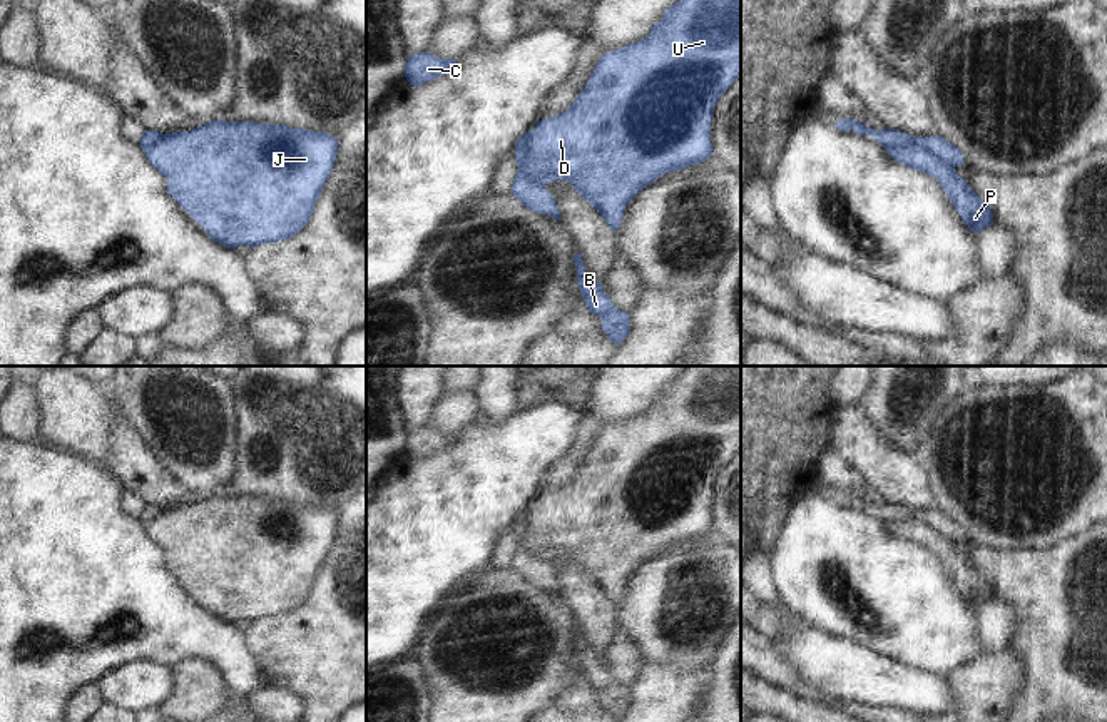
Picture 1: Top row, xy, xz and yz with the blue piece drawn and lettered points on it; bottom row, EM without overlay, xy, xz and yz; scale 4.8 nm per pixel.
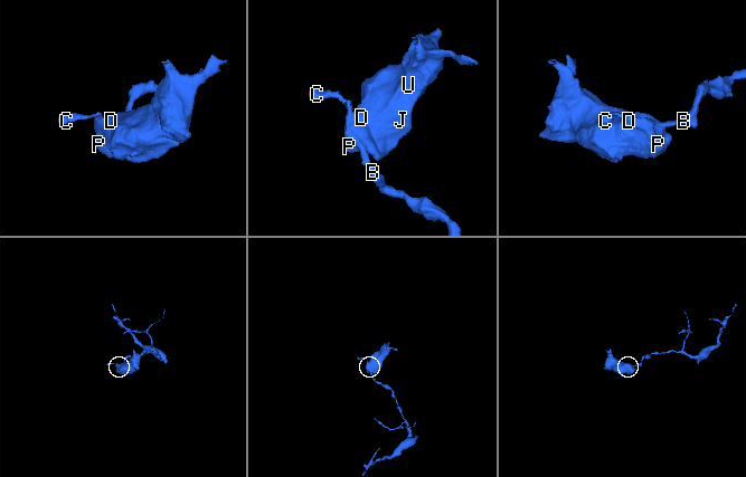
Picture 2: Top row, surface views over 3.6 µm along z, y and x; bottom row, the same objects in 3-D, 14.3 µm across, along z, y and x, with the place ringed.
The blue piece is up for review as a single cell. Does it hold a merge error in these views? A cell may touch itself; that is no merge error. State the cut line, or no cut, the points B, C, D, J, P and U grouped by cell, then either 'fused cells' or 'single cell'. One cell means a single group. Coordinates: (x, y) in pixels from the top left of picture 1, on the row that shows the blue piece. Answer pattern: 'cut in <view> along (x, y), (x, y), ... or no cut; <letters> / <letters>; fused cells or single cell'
cut in yz along (887, 147), (918, 142), (953, 167); B C / D J P U; fused cells

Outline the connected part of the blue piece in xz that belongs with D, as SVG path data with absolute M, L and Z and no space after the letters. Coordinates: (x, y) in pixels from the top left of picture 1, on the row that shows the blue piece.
M679 0L669 7L649 35L605 52L574 104L527 132L518 169L535 184L570 182L615 232L625 206L667 172L682 170L712 155L711 120L721 95L741 74L741 0Z

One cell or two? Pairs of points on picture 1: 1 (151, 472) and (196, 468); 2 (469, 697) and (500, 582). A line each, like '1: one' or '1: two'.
1: two
2: one

